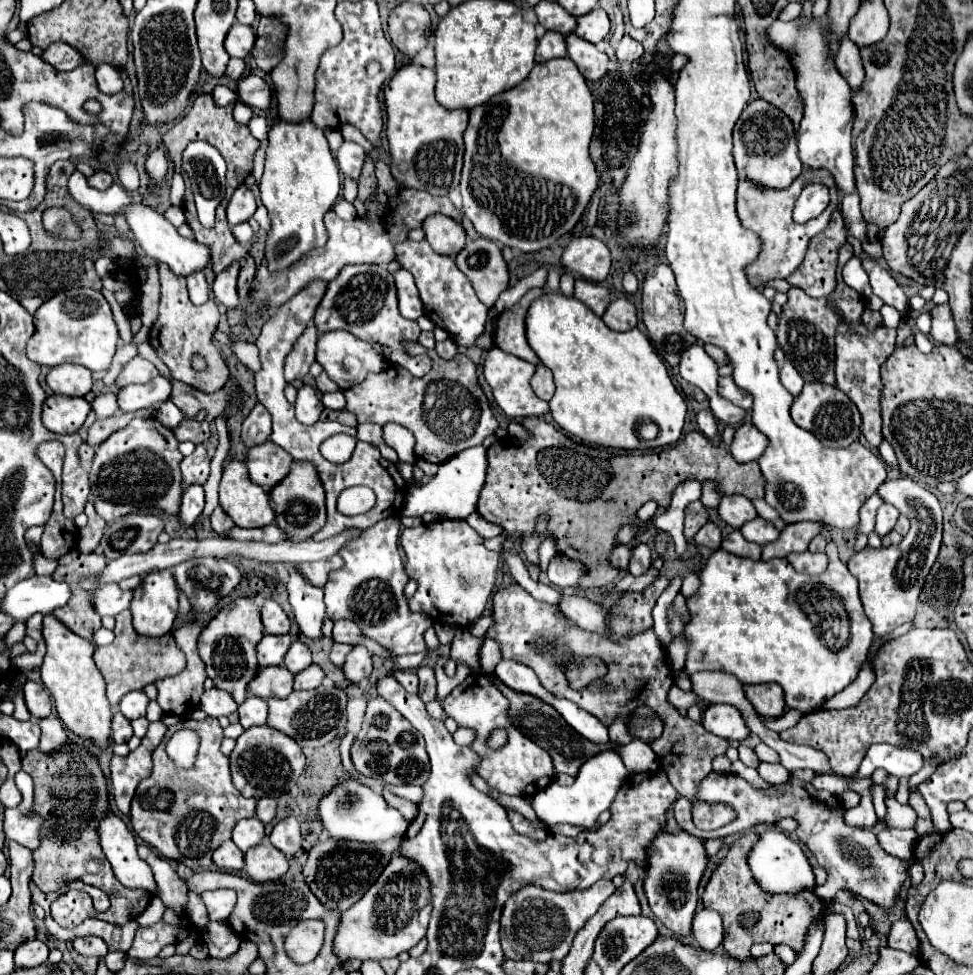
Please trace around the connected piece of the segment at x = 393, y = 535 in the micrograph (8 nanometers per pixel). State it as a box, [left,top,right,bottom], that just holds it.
[323,517,433,657]

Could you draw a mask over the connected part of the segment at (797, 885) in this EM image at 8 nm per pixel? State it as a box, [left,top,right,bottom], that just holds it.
[749,829,815,893]

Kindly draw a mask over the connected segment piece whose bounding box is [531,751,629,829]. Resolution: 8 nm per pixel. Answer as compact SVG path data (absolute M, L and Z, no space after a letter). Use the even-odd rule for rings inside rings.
M601 751L599 755L595 755L583 763L583 767L579 769L575 783L571 787L563 787L557 781L553 781L551 785L547 785L547 789L543 789L541 793L535 793L535 797L531 799L531 805L537 813L537 819L541 823L545 823L547 827L553 827L559 823L571 823L571 825L577 825L583 829L595 829L599 815L611 807L611 803L627 775L629 775L629 771L625 769L625 765L617 753Z

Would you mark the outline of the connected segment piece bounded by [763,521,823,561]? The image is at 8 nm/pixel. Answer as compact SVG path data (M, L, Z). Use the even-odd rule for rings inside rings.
M803 521L803 523L791 523L787 525L779 537L767 545L763 545L763 561L775 559L775 557L787 557L793 551L807 551L809 541L819 535L823 525Z

